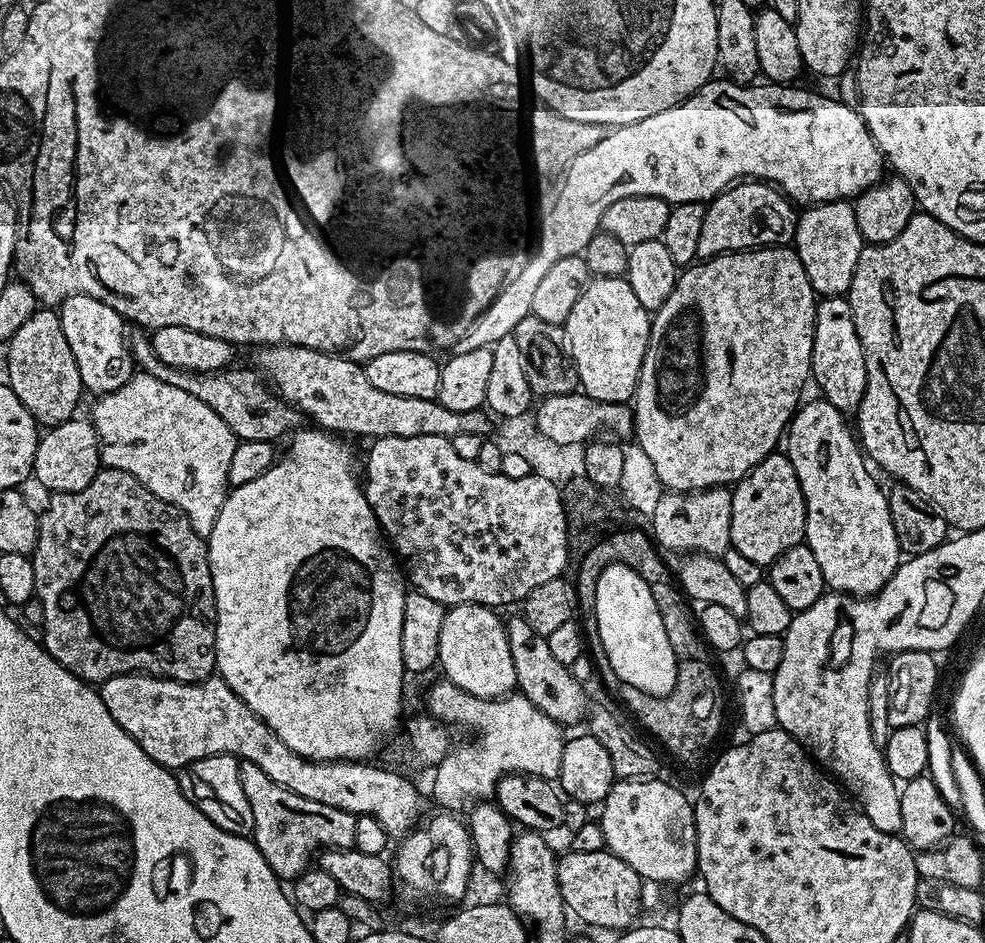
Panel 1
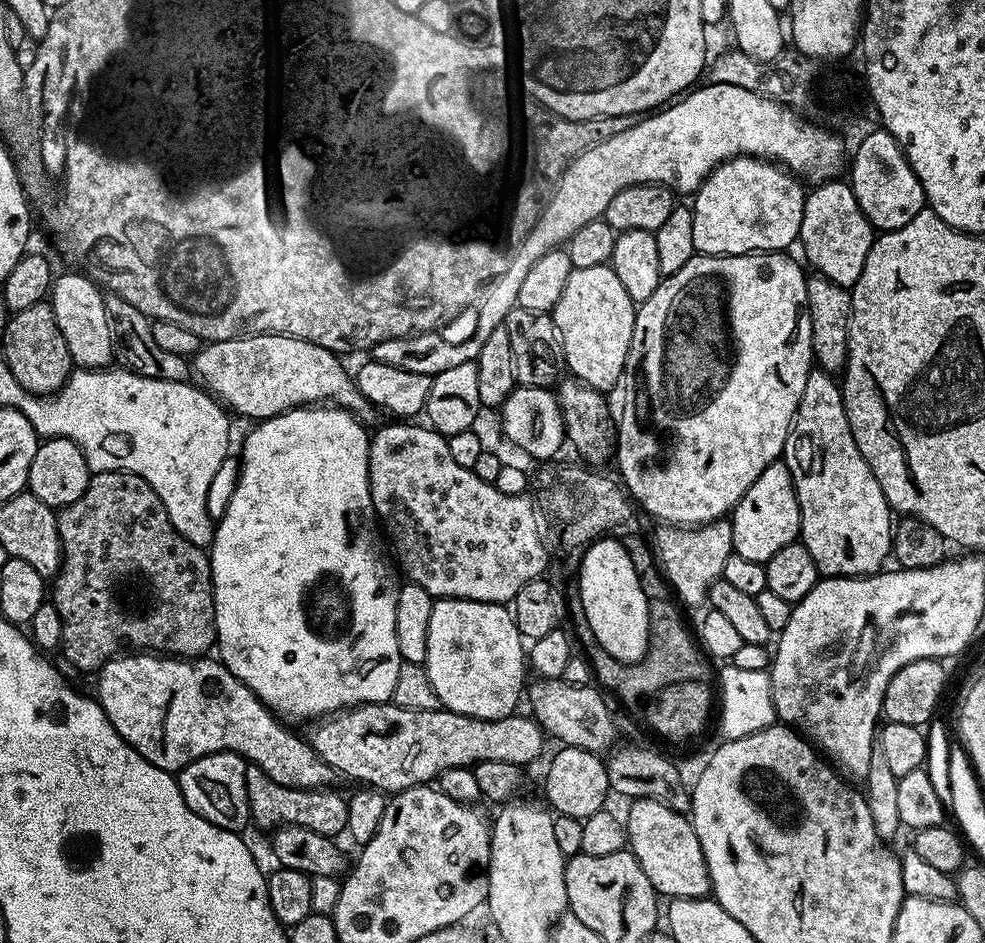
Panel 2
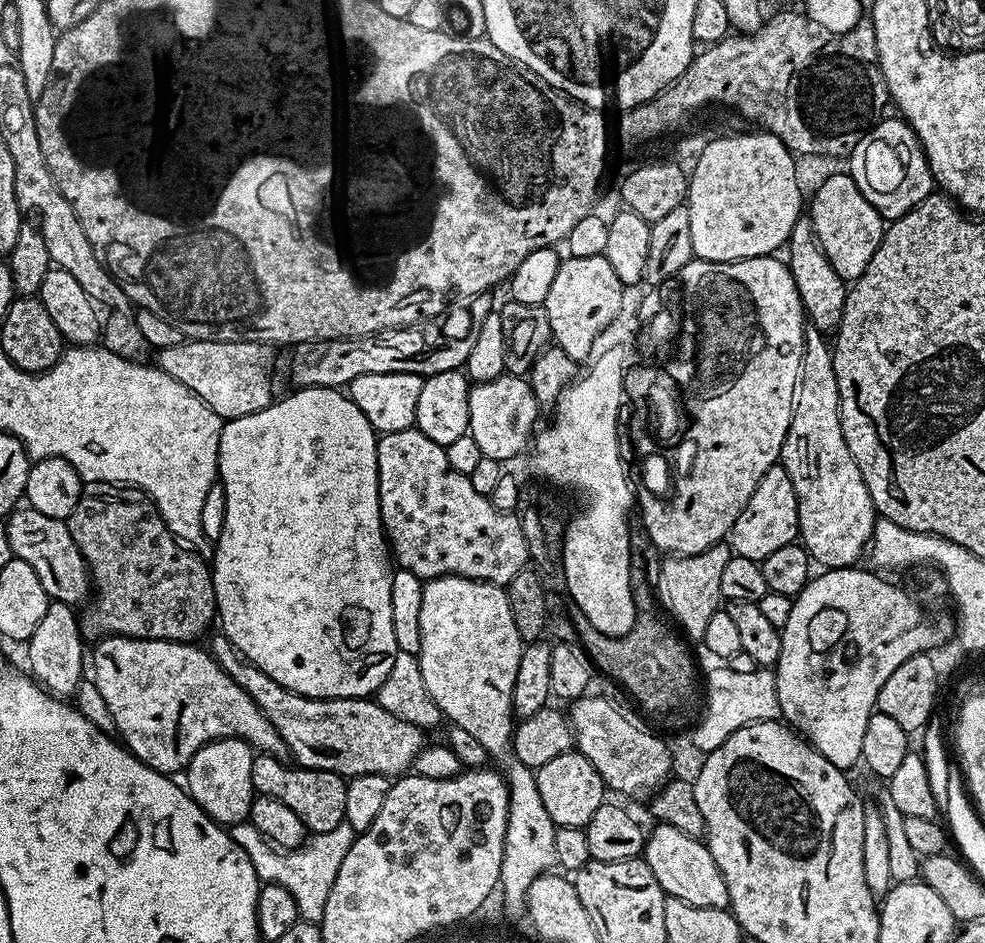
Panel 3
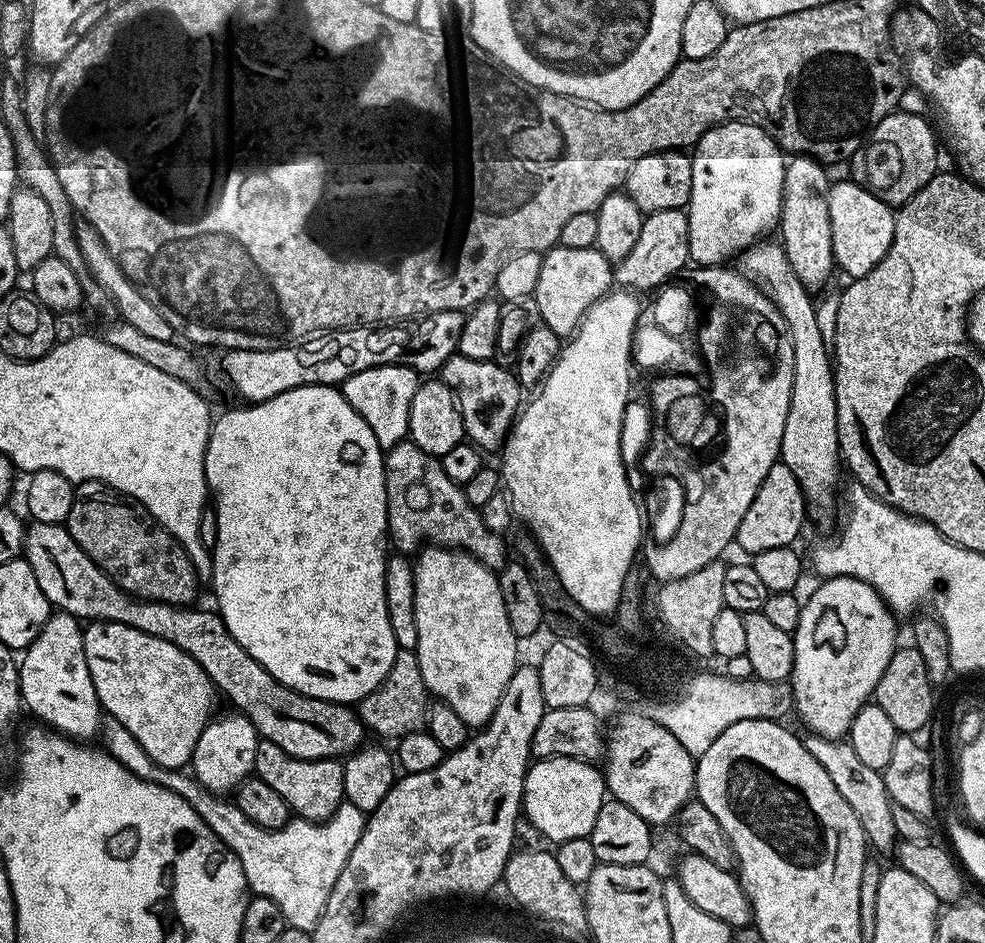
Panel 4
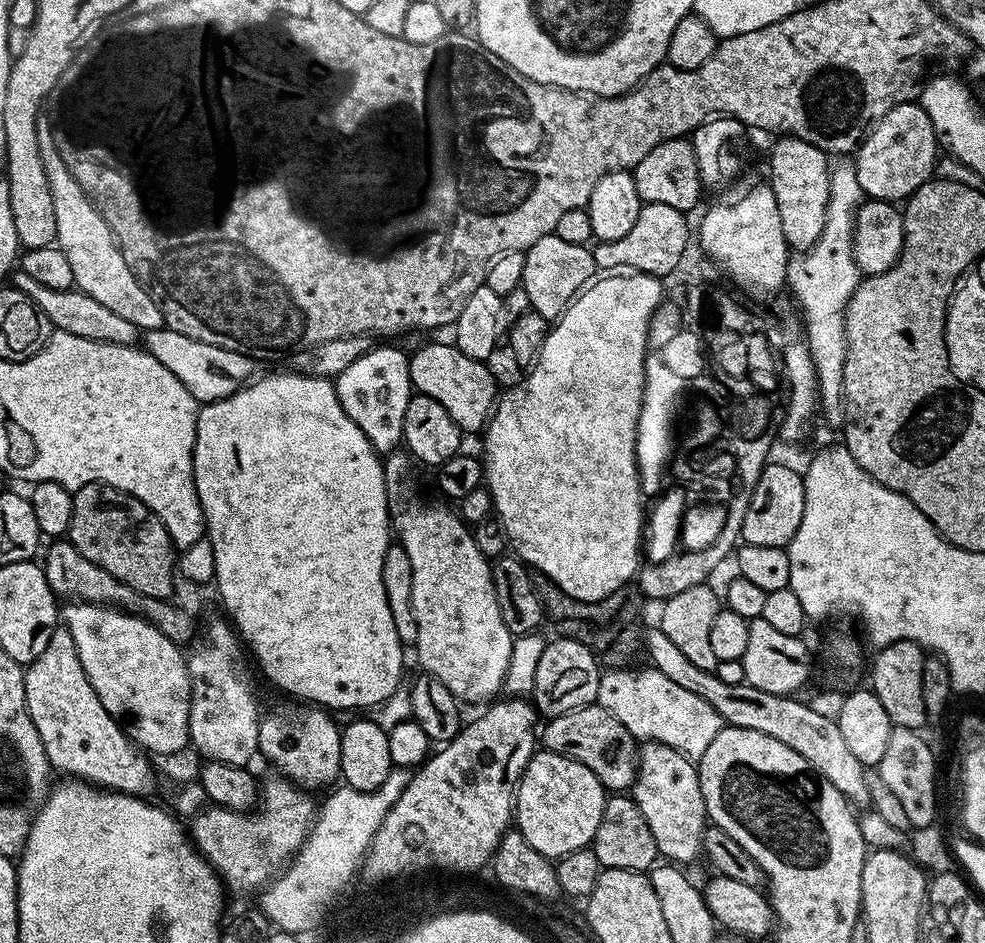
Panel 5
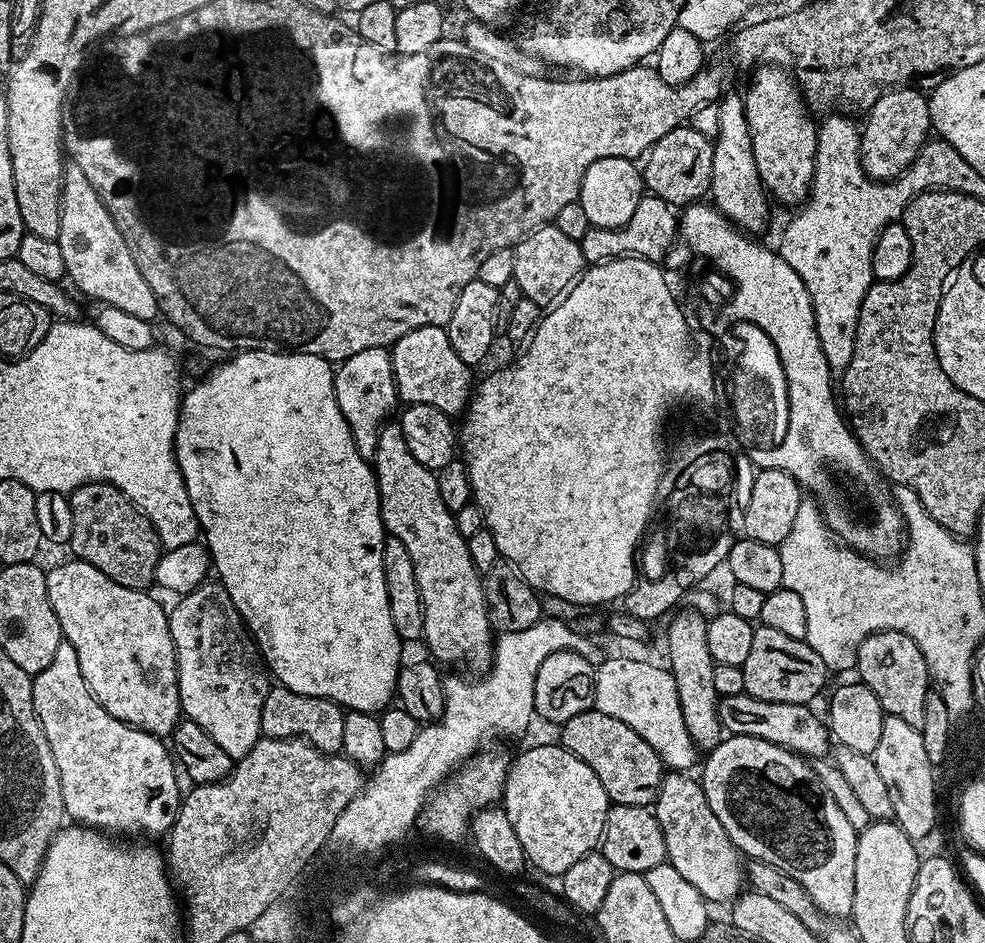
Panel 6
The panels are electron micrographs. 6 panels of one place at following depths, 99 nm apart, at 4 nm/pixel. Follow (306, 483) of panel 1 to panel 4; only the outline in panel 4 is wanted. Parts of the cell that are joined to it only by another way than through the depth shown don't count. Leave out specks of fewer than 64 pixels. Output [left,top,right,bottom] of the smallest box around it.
[206,384,397,706]

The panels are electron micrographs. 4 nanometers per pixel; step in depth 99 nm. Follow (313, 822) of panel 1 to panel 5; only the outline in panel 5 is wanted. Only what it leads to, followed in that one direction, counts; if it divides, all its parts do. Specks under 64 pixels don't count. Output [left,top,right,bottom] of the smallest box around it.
[258,702,342,789]

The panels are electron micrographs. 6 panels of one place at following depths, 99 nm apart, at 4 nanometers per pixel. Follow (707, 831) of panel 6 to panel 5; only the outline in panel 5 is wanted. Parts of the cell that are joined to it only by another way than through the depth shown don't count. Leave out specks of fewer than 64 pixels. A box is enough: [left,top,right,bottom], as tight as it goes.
[630,743,709,866]

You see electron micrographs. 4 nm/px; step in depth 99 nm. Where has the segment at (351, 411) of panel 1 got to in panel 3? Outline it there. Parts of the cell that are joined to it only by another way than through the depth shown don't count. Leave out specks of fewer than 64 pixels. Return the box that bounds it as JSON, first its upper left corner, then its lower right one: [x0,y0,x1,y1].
[155,340,274,422]

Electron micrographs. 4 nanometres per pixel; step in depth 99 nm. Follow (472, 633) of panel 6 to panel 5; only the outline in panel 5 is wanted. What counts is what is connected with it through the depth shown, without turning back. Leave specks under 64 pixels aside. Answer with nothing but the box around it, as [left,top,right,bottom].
[382,451,514,702]

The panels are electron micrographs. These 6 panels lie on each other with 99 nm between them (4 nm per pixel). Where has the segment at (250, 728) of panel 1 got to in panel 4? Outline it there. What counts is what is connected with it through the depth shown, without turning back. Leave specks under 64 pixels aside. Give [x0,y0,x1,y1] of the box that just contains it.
[84,620,218,770]

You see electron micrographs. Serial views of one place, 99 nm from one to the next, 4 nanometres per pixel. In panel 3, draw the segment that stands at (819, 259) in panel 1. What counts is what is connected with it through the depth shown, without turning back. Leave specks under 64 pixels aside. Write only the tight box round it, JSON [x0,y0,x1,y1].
[810,171,886,282]

